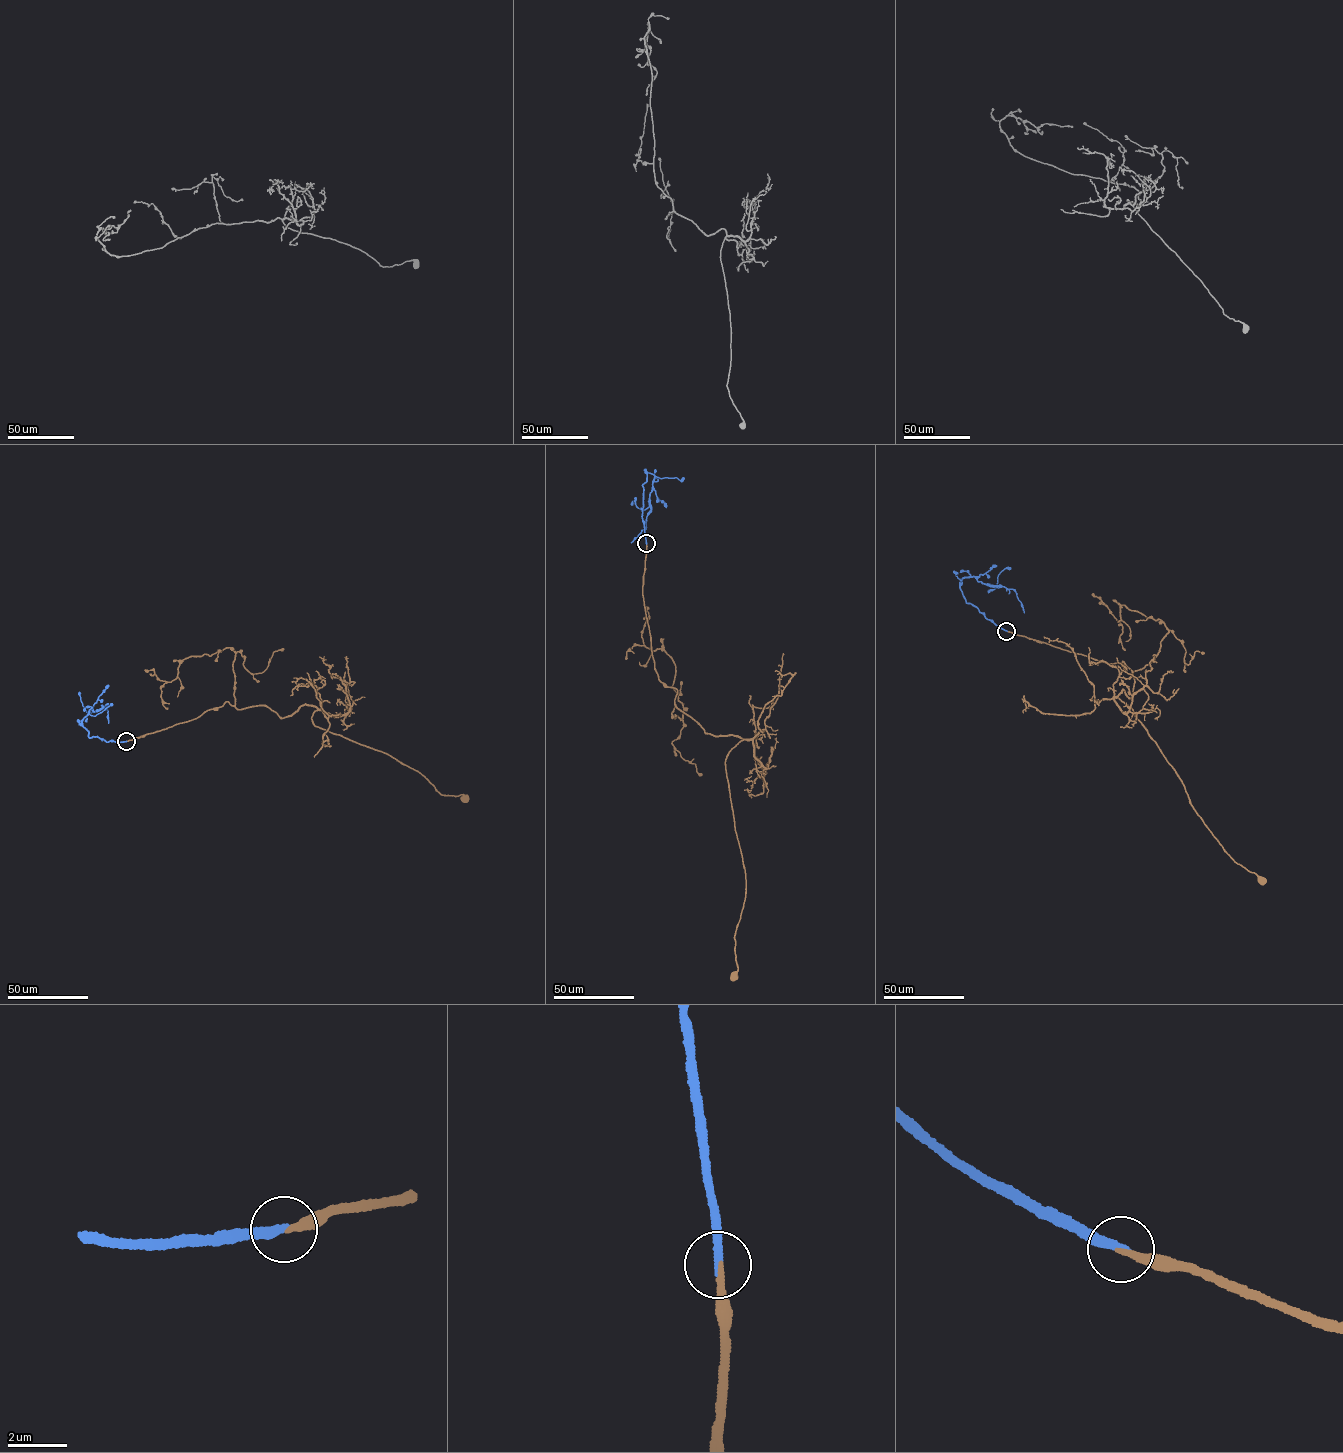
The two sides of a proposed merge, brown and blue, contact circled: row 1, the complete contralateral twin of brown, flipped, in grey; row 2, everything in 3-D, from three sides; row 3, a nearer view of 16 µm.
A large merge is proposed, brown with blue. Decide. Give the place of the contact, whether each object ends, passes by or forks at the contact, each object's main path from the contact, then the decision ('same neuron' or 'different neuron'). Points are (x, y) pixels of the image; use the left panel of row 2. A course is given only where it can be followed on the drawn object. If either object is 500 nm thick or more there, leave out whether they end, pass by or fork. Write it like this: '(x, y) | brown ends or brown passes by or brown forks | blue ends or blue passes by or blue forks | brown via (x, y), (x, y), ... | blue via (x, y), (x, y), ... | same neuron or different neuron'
(126, 741) | brown ends | blue ends | brown via (127, 741), (227, 701), (284, 718), (305, 704), (317, 709), (314, 726), (464, 798) | blue via (126, 741), (107, 742), (98, 737), (90, 738), (82, 719), (89, 709), (95, 711), (107, 704), (108, 723) | same neuron

